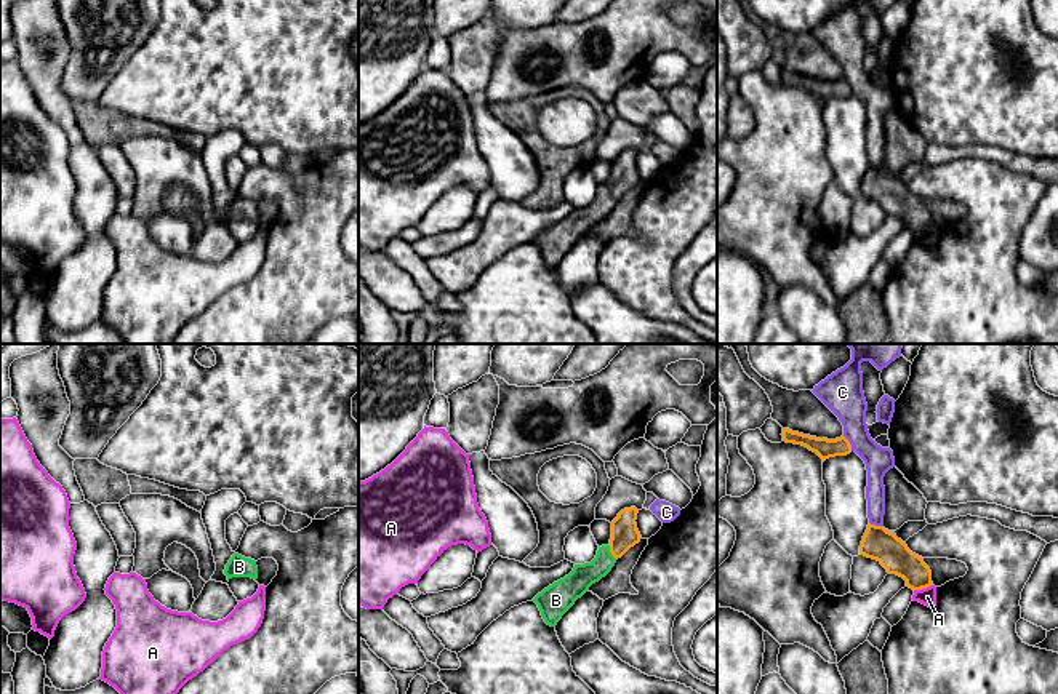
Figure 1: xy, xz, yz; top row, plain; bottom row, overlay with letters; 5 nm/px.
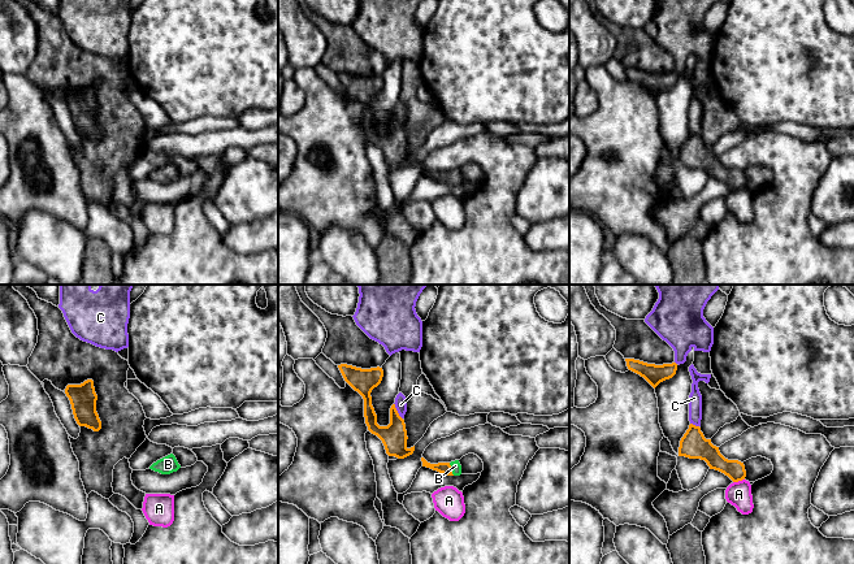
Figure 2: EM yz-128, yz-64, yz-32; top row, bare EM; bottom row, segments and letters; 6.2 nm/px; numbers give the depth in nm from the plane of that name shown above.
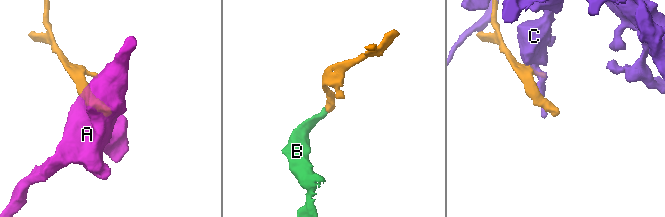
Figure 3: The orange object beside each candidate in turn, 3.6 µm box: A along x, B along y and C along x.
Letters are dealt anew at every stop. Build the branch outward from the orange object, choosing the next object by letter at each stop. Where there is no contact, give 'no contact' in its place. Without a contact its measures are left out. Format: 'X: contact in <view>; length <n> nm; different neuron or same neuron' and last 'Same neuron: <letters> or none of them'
A: contact in yz; length 100 nm; different neuron
B: contact in xz; length 80 nm; same neuron
C: contact in yz; length 90 nm; different neuron
Same neuron: B

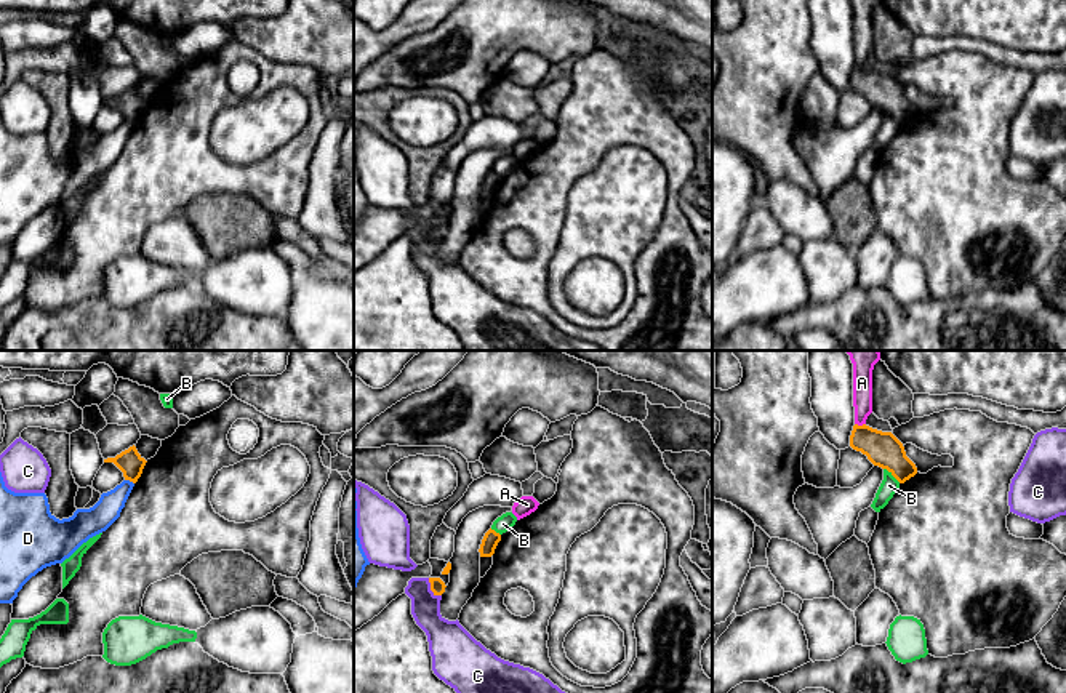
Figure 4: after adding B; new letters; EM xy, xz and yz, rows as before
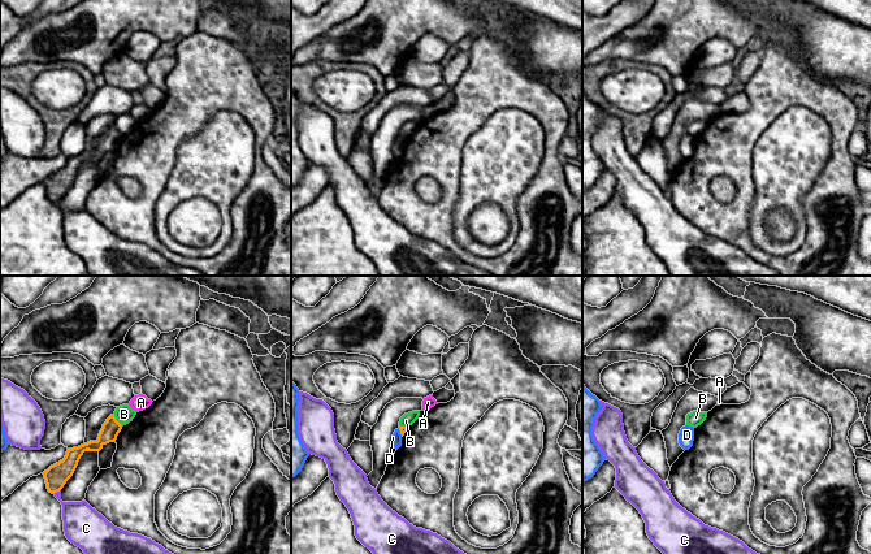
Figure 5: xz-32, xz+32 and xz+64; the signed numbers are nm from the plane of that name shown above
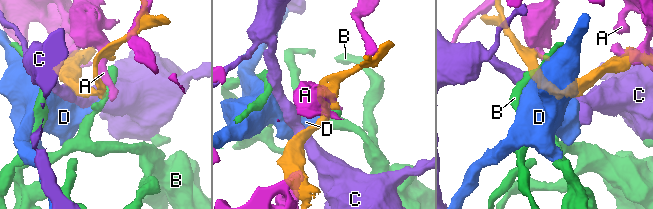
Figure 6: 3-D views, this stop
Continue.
A: contact in yz; length 60 nm; different neuron
B: contact in yz; length 120 nm; different neuron
C: contact in xz; length 120 nm; different neuron
D: contact in xy; length 50 nm; different neuron
Same neuron: none of them

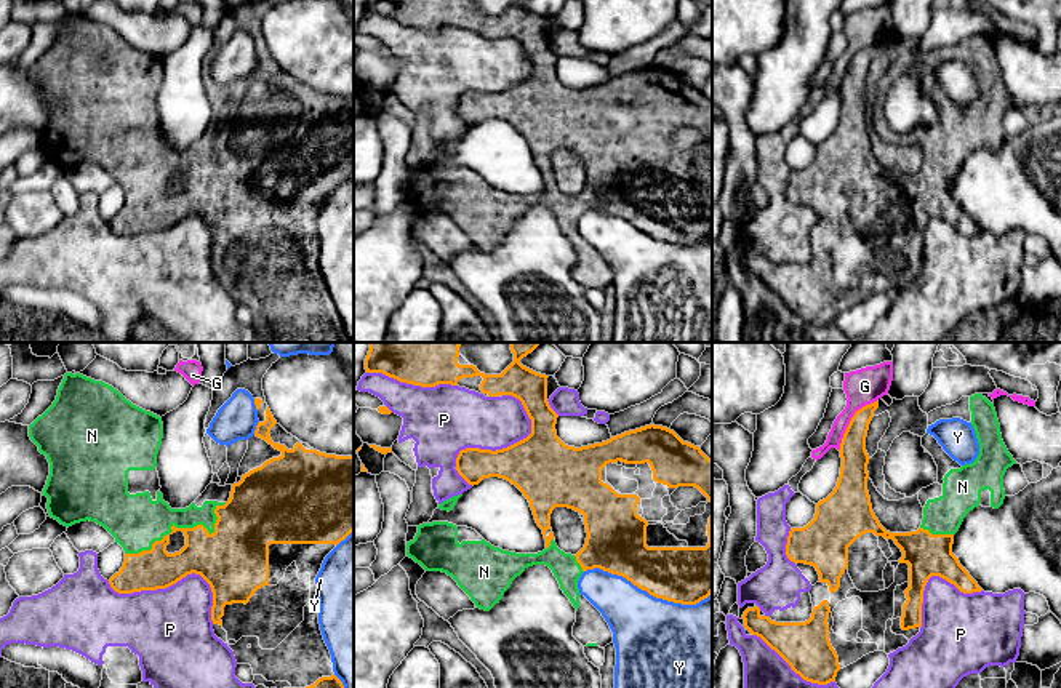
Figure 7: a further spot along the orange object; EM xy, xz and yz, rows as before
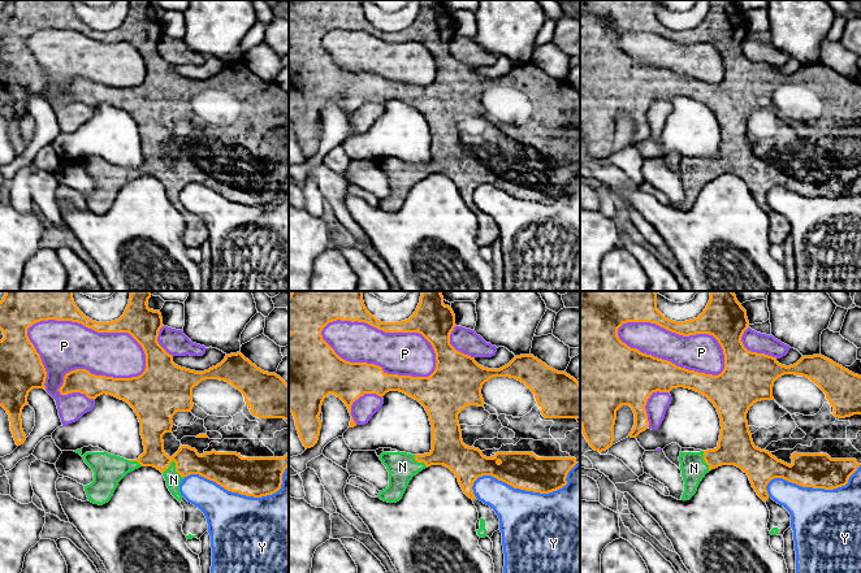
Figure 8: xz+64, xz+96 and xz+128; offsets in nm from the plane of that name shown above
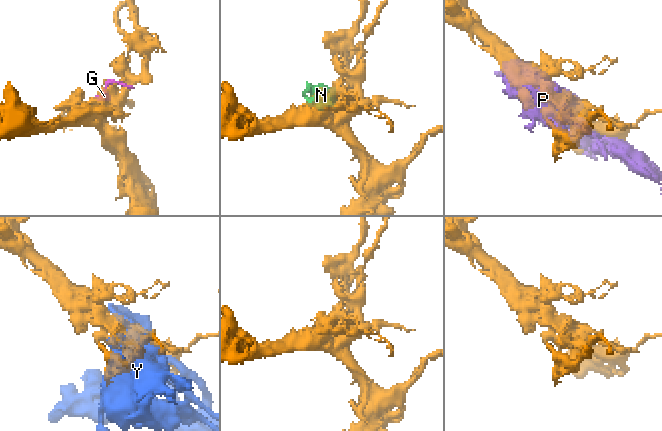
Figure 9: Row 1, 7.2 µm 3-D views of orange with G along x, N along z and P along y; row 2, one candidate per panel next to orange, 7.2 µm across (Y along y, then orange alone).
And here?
G: contact in yz; length 320 nm; different neuron
N: contact in xy; length 550 nm; same neuron
P: contact in xy; length 600 nm; different neuron
Y: contact in xz; length 650 nm; different neuron
Same neuron: N

